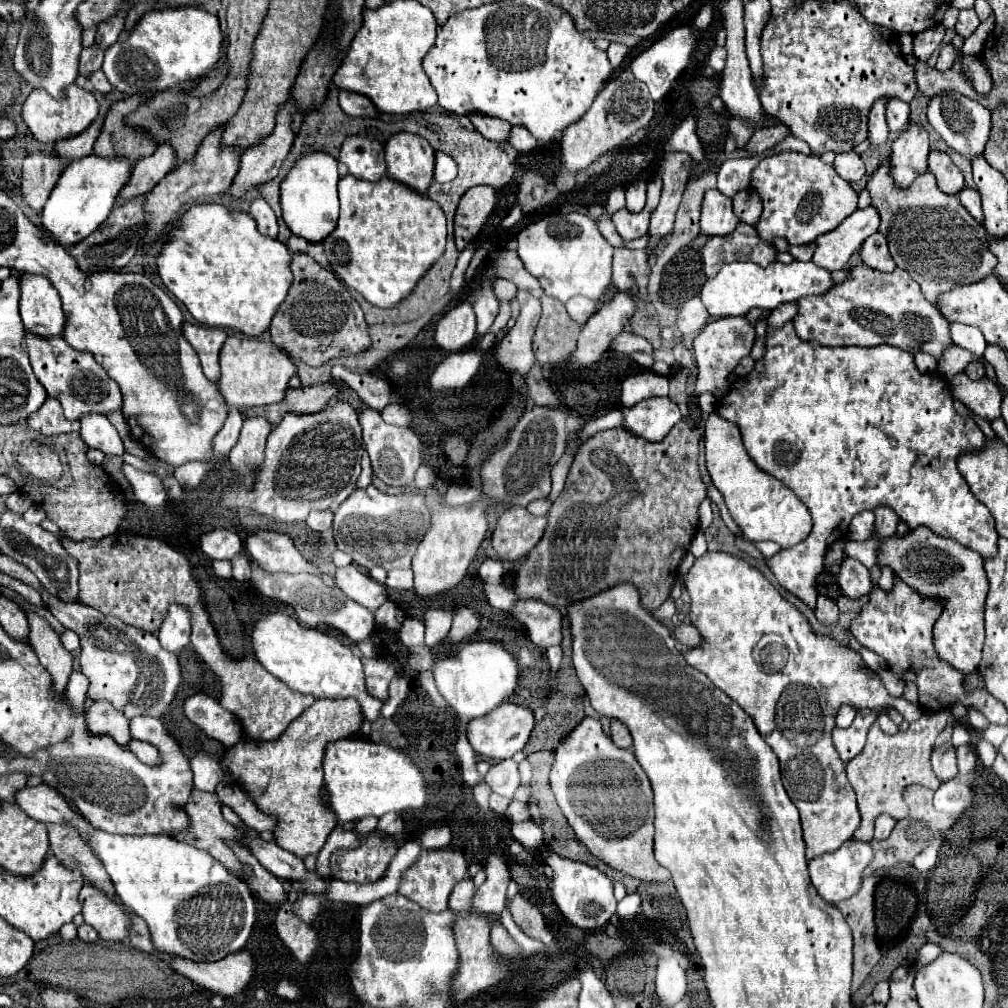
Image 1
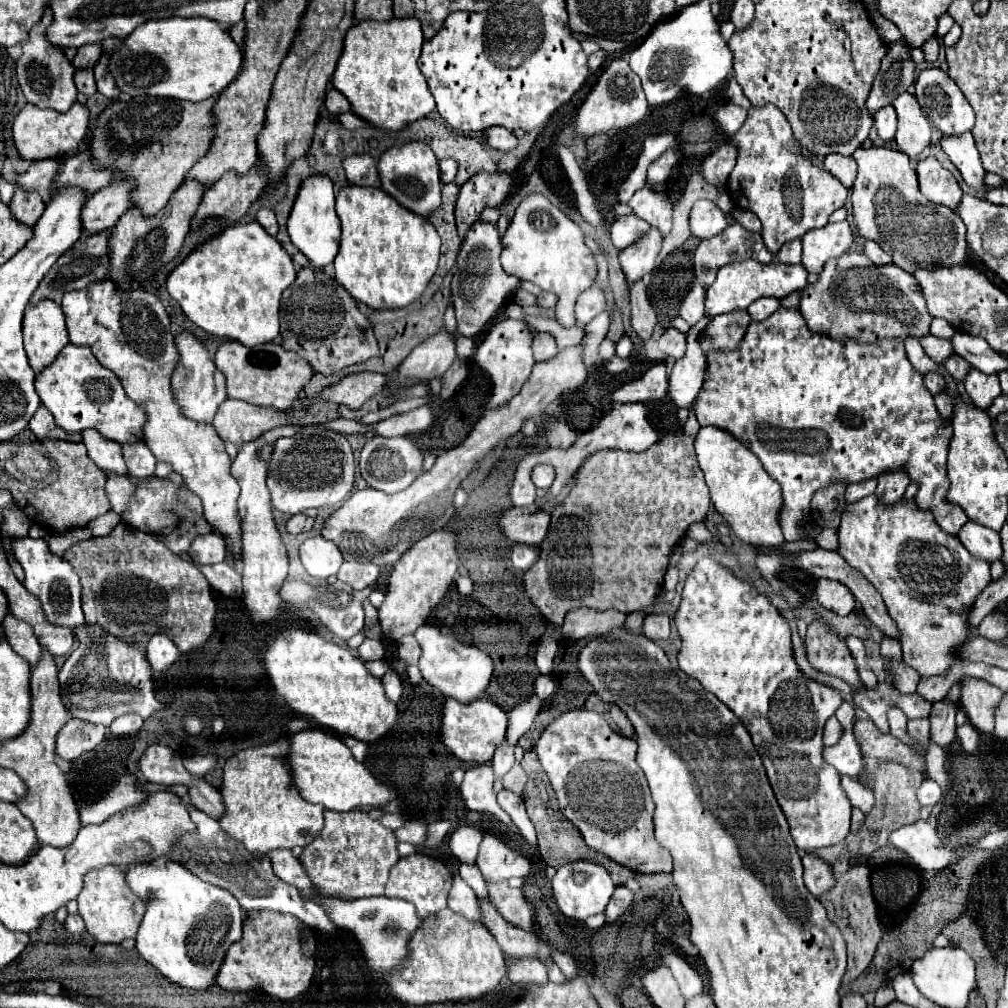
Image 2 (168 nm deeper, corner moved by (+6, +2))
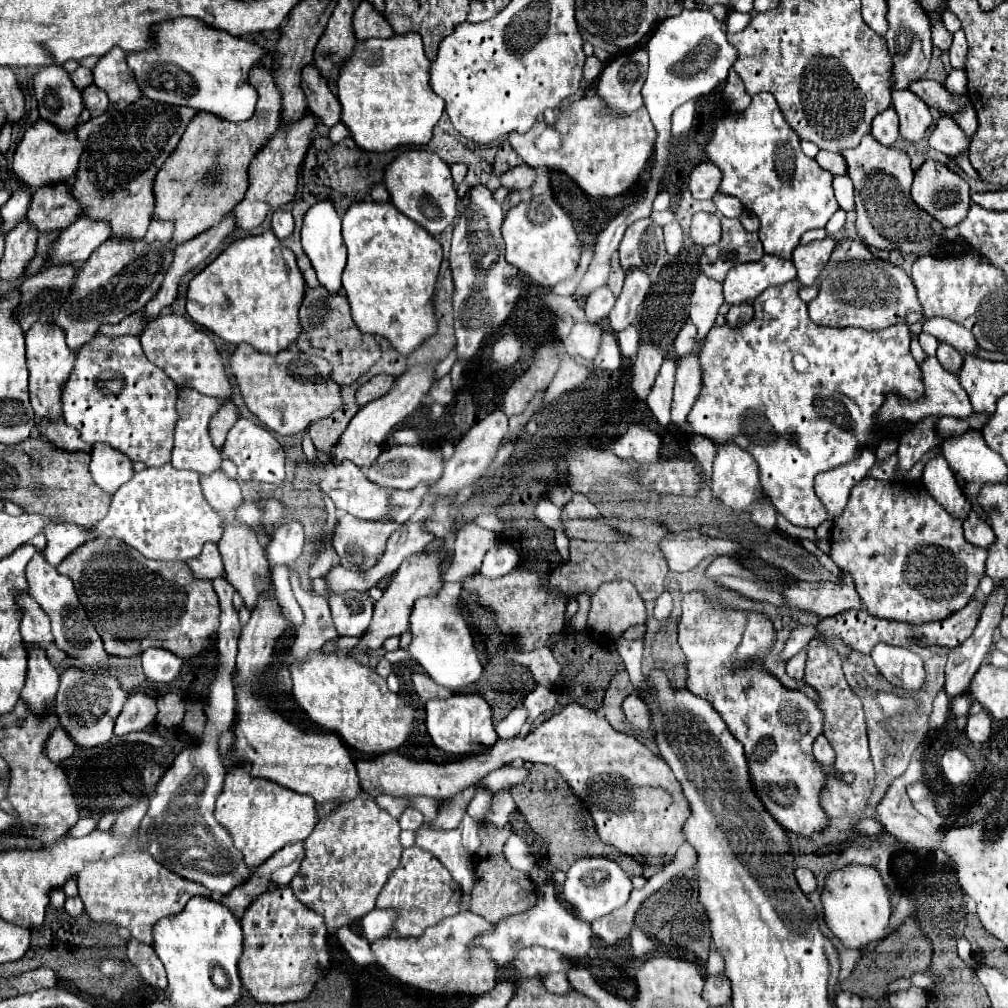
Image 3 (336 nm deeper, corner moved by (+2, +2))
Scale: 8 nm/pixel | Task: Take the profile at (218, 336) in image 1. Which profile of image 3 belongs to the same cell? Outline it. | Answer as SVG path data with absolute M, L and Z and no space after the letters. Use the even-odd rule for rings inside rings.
M182 389L178 391L178 401L176 401L176 413L178 413L178 425L176 425L176 439L174 439L174 449L172 449L172 459L170 463L174 469L192 469L202 475L208 475L216 471L222 463L222 453L214 447L210 441L210 417L226 403L226 399L220 397L206 397L194 389Z

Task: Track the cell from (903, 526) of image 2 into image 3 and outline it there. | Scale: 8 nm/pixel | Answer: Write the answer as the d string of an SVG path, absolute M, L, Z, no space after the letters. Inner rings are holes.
M866 477L852 489L844 513L830 529L830 559L852 575L868 613L878 619L902 621L908 625L942 621L962 609L974 597L986 573L986 557L988 549L964 541L962 521L952 519L944 507L928 495L922 481L888 483Z

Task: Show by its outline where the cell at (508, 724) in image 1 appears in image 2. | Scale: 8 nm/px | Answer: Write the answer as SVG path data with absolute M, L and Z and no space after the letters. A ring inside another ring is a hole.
M446 699L442 705L442 723L438 729L440 743L452 751L458 759L470 763L488 763L494 755L494 749L506 737L506 713L488 699L476 699L470 703L460 703Z

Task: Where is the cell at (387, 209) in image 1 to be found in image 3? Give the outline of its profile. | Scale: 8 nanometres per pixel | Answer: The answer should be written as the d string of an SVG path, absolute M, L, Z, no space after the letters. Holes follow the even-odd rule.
M356 201L342 217L342 235L348 247L348 263L342 273L342 287L350 301L352 317L364 333L386 337L402 355L412 353L426 337L436 331L436 319L432 309L432 293L442 263L442 245L426 233L420 225L414 225L410 217L398 213L390 201Z

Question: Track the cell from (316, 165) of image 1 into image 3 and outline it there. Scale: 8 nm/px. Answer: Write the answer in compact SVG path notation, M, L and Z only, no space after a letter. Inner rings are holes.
M326 199L318 201L310 207L310 211L306 211L300 237L302 237L304 253L310 257L320 285L324 285L330 293L336 293L342 287L340 275L346 265L346 245L344 245L342 231L340 231L340 217L338 217L332 201L326 201Z

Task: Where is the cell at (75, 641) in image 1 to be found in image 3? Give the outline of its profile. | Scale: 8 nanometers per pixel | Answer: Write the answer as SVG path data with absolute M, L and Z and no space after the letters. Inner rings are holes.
M18 593L14 599L18 603L18 609L22 611L20 631L22 631L24 643L42 647L52 663L66 661L68 659L66 653L62 653L62 649L54 645L54 637L50 633L50 619L42 611L42 607L26 593Z

